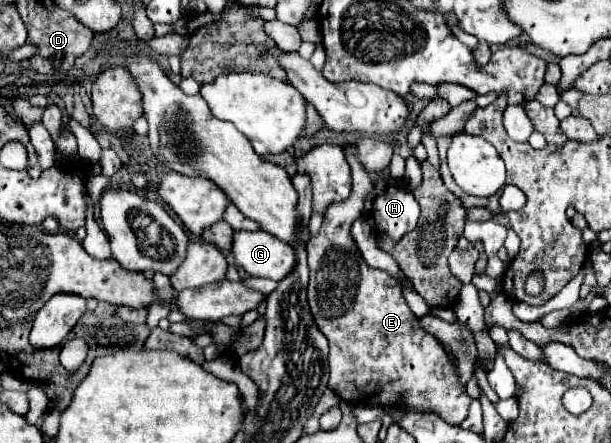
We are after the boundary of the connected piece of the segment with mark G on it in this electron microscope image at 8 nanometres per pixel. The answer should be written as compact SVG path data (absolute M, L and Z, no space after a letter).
M236 230L232 234L232 256L246 274L276 282L292 270L292 264L296 264L290 244L264 230Z

